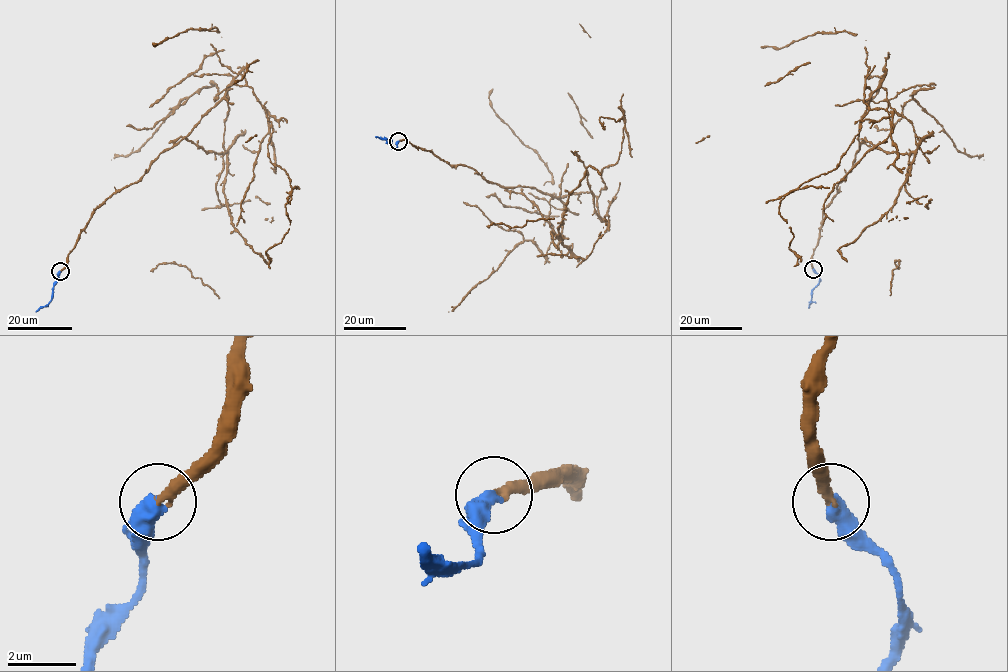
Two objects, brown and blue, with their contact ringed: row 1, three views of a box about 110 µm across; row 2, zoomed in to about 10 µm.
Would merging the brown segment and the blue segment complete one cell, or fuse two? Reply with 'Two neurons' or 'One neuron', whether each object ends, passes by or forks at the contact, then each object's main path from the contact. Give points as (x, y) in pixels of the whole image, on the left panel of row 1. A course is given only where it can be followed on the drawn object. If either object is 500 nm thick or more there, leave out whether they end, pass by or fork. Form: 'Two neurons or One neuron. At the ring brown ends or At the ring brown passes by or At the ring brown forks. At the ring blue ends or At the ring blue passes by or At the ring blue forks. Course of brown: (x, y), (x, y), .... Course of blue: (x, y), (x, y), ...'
One neuron. Course of brown: (60, 271), (91, 213), (238, 84), (264, 109), (267, 154), (290, 179), (288, 231), (266, 252), (270, 269). Course of blue: (60, 271), (52, 299), (36, 311)

